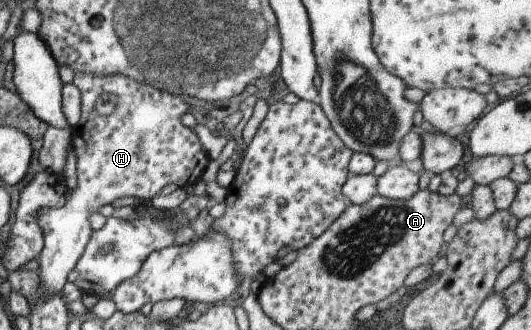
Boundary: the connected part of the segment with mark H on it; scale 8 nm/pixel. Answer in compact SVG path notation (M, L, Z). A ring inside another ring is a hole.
M74 72L73 84L81 95L80 119L75 126L69 128L69 136L76 156L77 188L71 191L67 204L61 208L41 208L37 224L43 232L44 247L35 263L41 278L41 290L45 292L62 292L67 276L75 264L79 262L89 238L91 238L91 222L89 218L101 210L101 206L125 196L150 200L161 193L167 184L175 184L186 188L196 184L210 162L209 154L193 129L183 125L181 116L187 113L185 94L173 90L157 90L153 85L139 84L129 80L127 76L95 76L85 72ZM103 94L115 96L117 108L109 116L101 116L95 110L95 102Z

